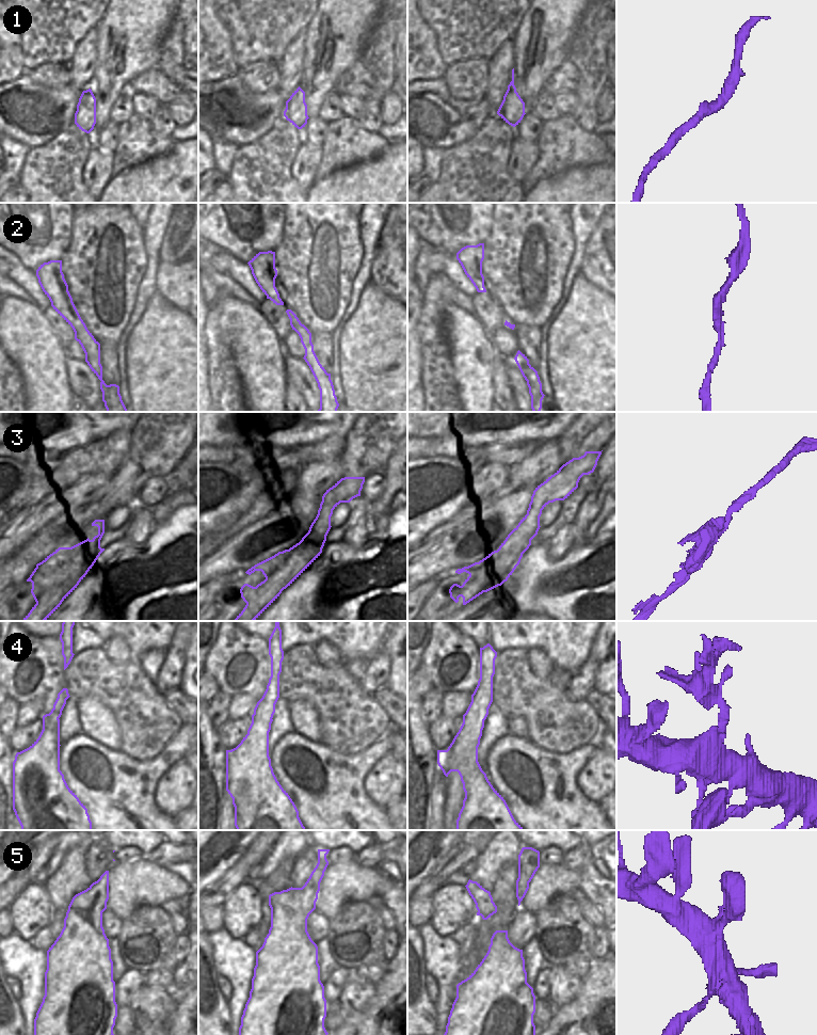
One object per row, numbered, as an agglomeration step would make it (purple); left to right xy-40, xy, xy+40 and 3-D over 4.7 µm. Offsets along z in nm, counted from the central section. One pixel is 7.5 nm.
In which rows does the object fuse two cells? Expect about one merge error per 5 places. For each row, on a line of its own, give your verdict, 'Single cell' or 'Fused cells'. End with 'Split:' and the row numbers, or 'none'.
1: Single cell
2: Single cell
3: Single cell
4: Fused cells
5: Single cell
Split: 4

